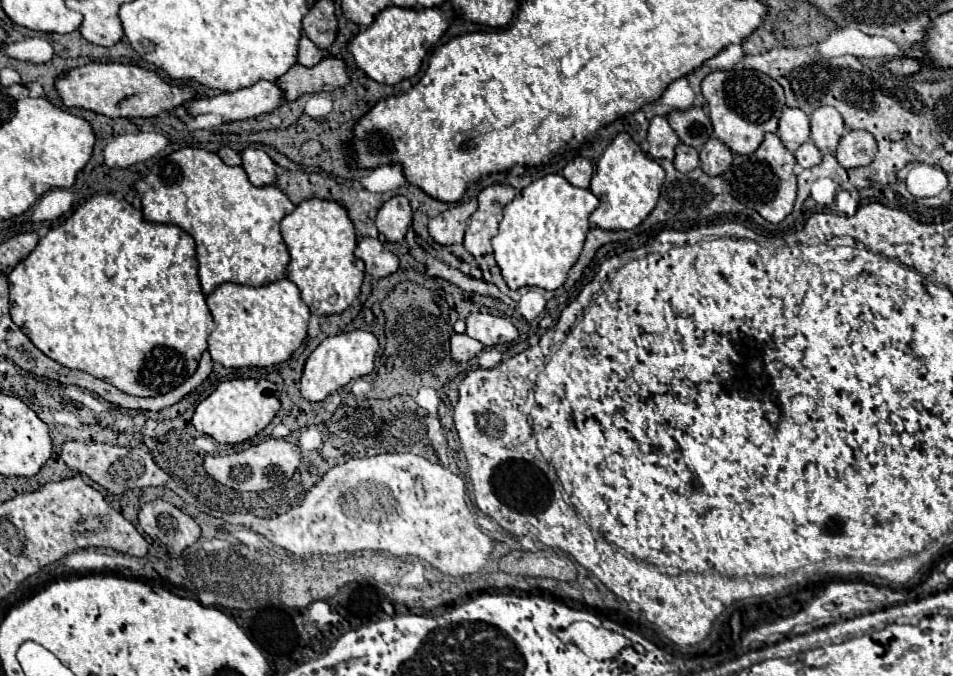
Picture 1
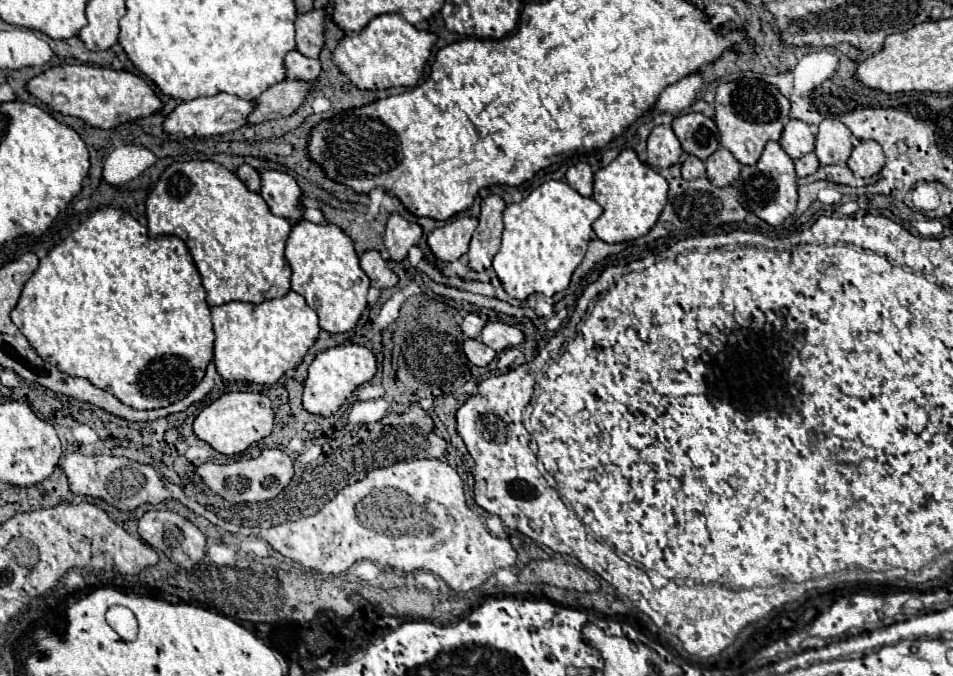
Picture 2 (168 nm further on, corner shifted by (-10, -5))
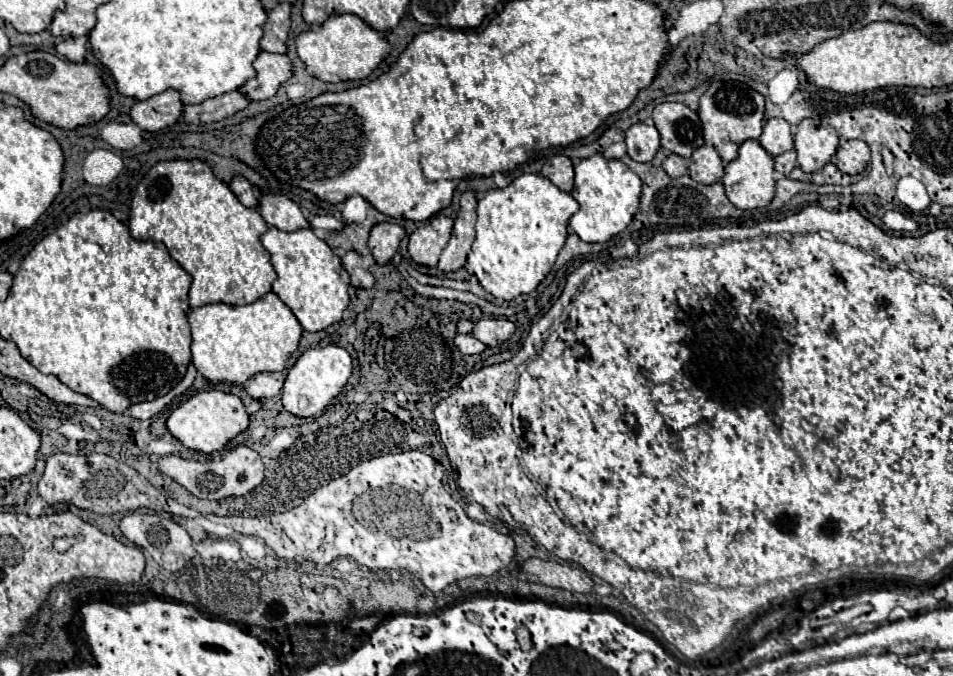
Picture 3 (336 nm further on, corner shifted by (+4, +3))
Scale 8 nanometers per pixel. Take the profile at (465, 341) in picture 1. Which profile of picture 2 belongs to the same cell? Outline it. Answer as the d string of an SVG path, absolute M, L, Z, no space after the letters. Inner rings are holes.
M465 340L463 350L465 350L469 362L475 366L487 366L497 354L493 348L485 346L481 340Z

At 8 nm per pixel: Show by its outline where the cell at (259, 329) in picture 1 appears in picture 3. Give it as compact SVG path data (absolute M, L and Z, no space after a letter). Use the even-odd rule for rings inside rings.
M275 292L253 304L205 304L191 308L191 354L197 372L211 382L247 382L259 372L283 370L301 340L301 324Z

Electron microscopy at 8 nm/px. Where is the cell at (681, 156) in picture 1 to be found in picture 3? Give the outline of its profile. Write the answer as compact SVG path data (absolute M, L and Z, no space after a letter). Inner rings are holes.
M669 154L665 160L663 160L663 168L669 176L677 178L677 176L683 176L687 174L687 164L685 164L685 158L677 156L677 154Z

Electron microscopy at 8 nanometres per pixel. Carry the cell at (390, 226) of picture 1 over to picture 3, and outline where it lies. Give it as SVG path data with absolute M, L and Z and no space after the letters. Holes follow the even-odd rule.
M379 222L371 228L369 250L373 252L377 264L387 264L393 258L403 236L405 236L405 230L403 230L401 224Z

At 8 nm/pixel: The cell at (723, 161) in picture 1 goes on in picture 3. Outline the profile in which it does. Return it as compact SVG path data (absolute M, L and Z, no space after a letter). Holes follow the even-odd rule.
M703 144L689 158L689 176L701 184L719 182L723 176L723 160L717 150L709 144Z

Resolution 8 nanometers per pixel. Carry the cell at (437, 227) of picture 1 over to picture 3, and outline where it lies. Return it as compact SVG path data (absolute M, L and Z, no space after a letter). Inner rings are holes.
M435 214L427 220L425 226L417 228L409 236L409 254L417 264L425 266L437 266L439 256L449 242L449 236L453 232L453 218Z

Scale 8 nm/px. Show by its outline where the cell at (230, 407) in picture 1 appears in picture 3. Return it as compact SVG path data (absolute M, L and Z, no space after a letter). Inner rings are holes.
M205 390L189 398L185 404L181 404L177 410L171 412L167 418L169 432L187 448L199 450L199 452L217 452L221 450L229 440L233 440L237 434L241 434L249 426L249 414L241 402L239 396L219 392L219 390Z

